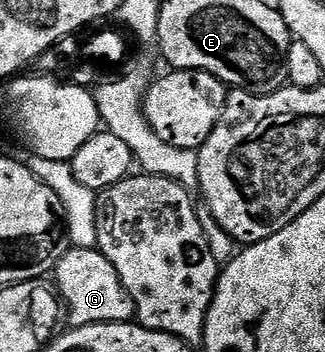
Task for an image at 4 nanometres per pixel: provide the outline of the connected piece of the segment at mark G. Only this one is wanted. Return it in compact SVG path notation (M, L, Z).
M71 247L59 259L55 270L55 288L67 310L70 326L123 325L137 316L137 308L119 277L119 271L101 254L101 250Z

